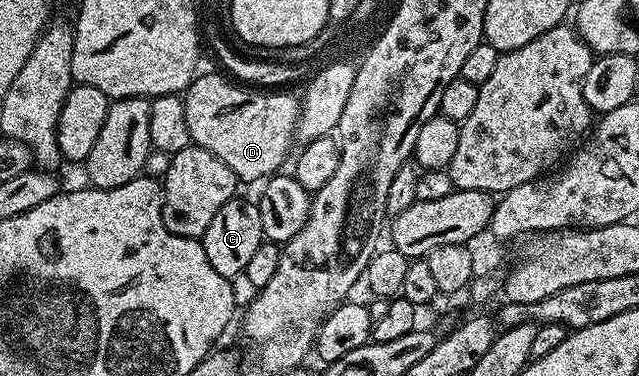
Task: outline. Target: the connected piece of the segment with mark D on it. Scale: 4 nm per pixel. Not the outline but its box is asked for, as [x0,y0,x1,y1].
[182,72,301,182]

